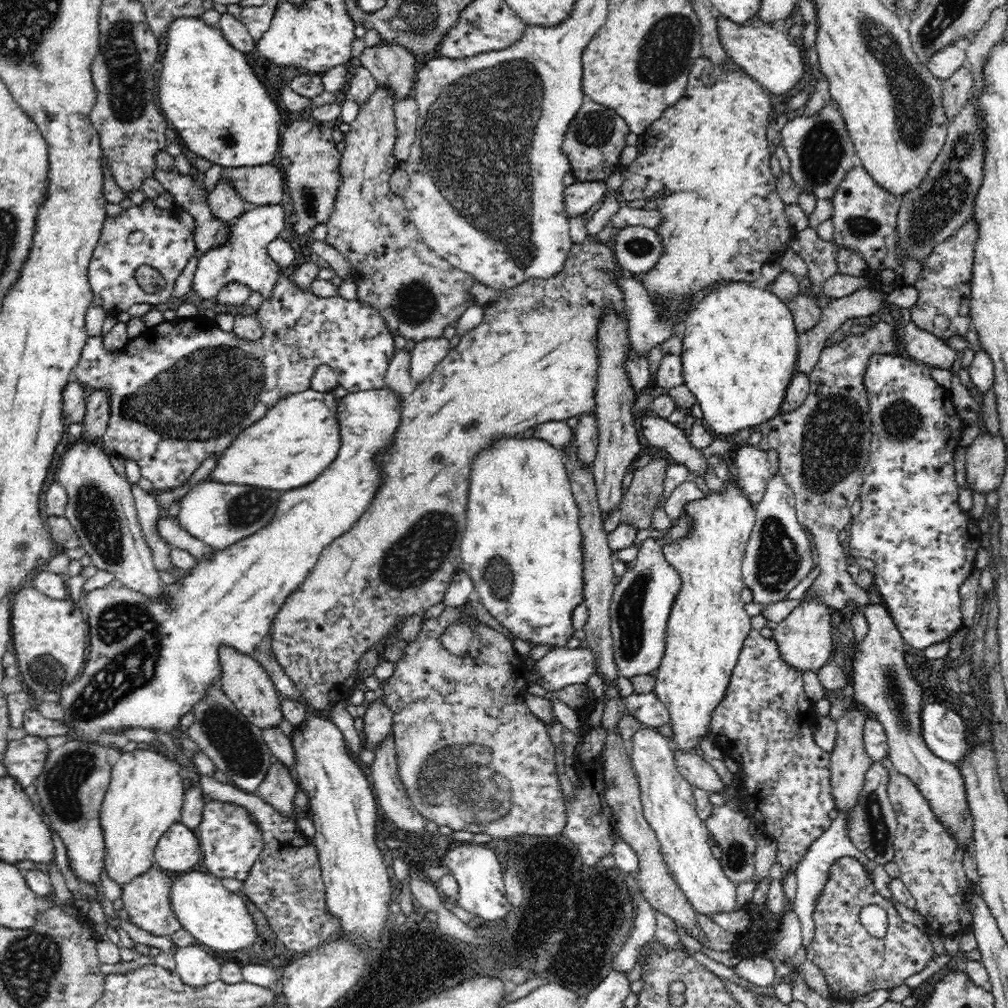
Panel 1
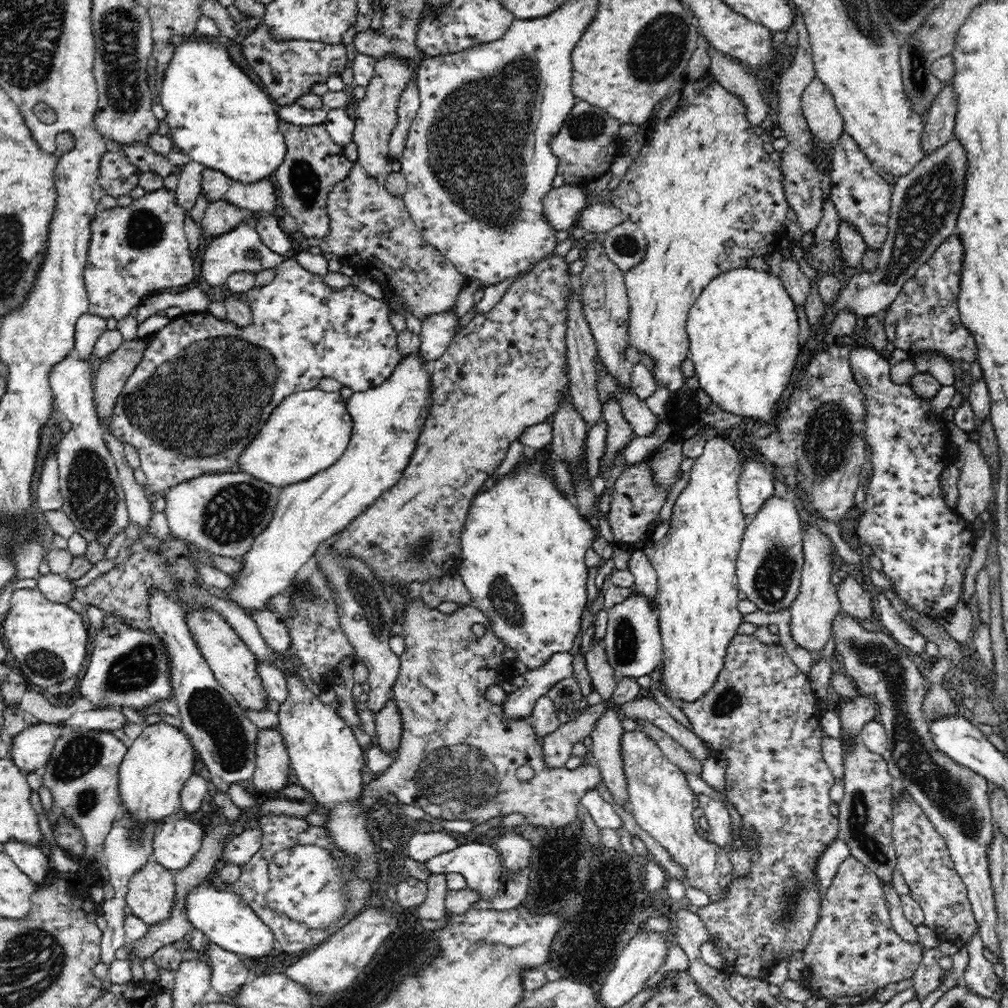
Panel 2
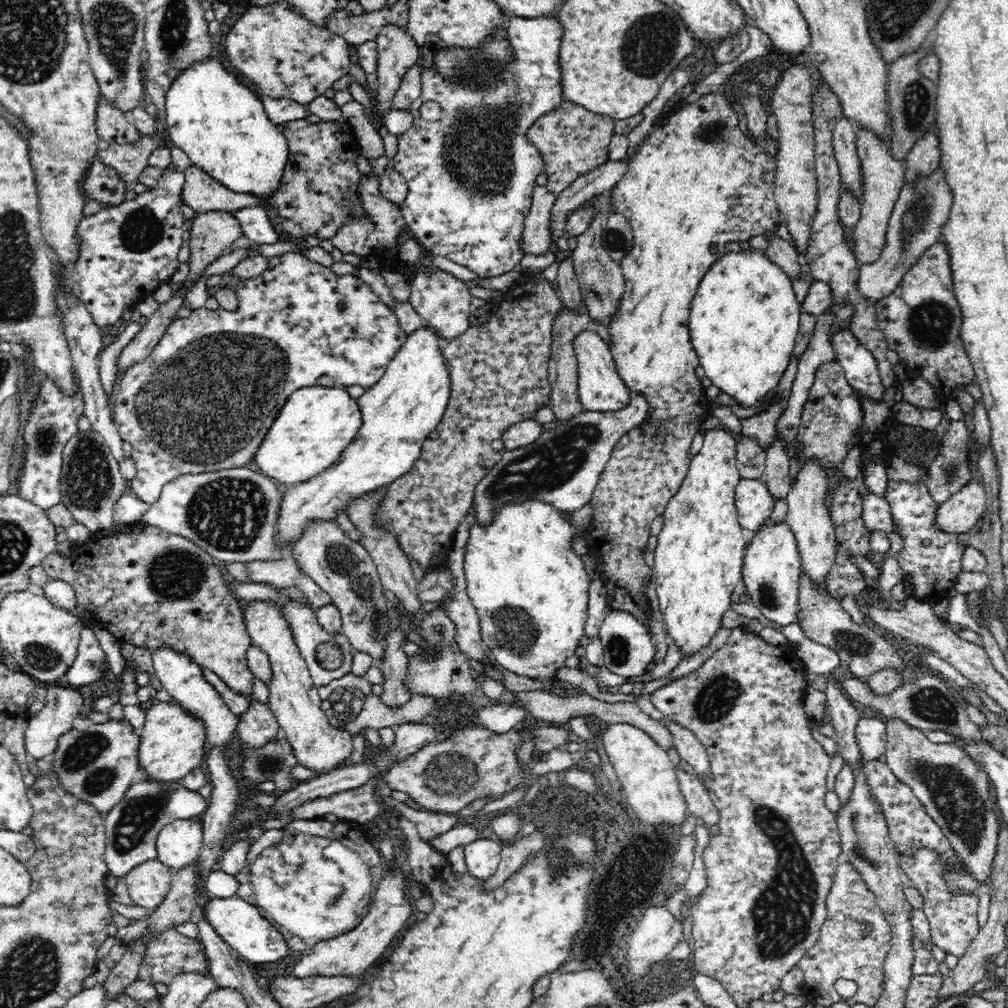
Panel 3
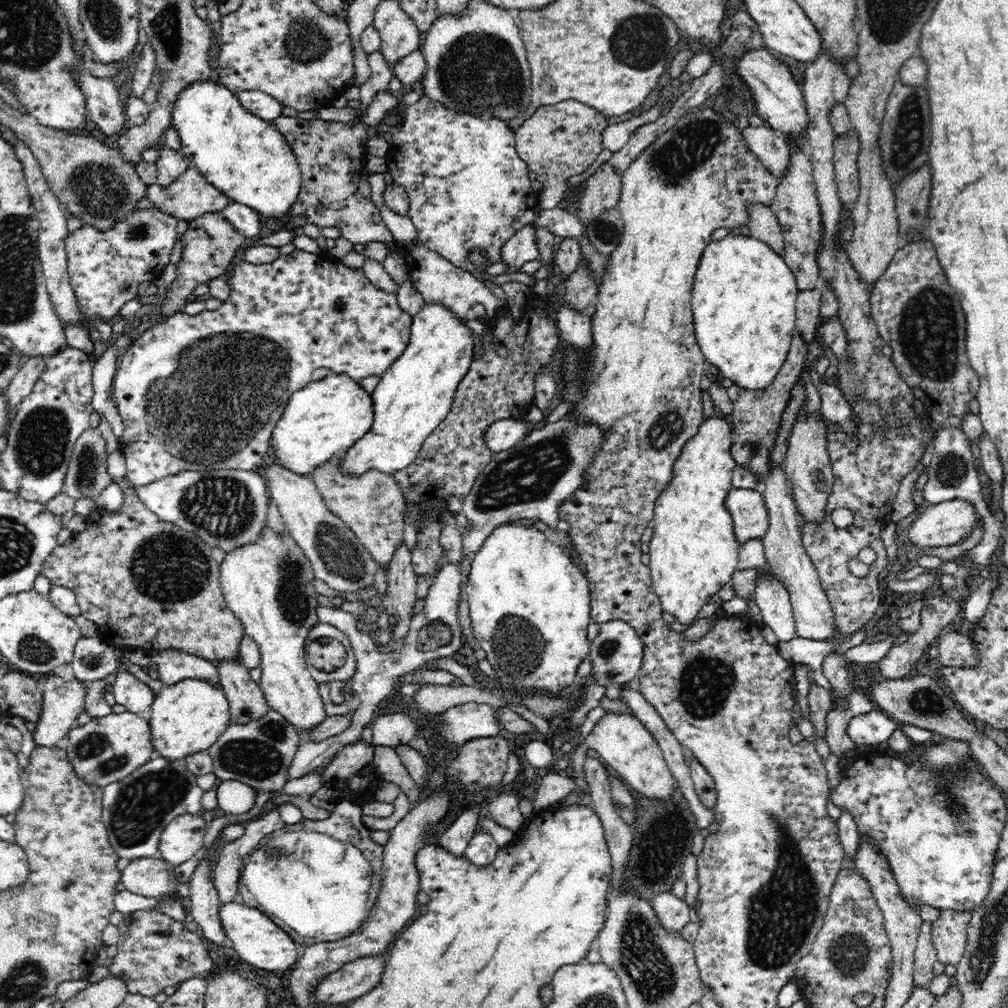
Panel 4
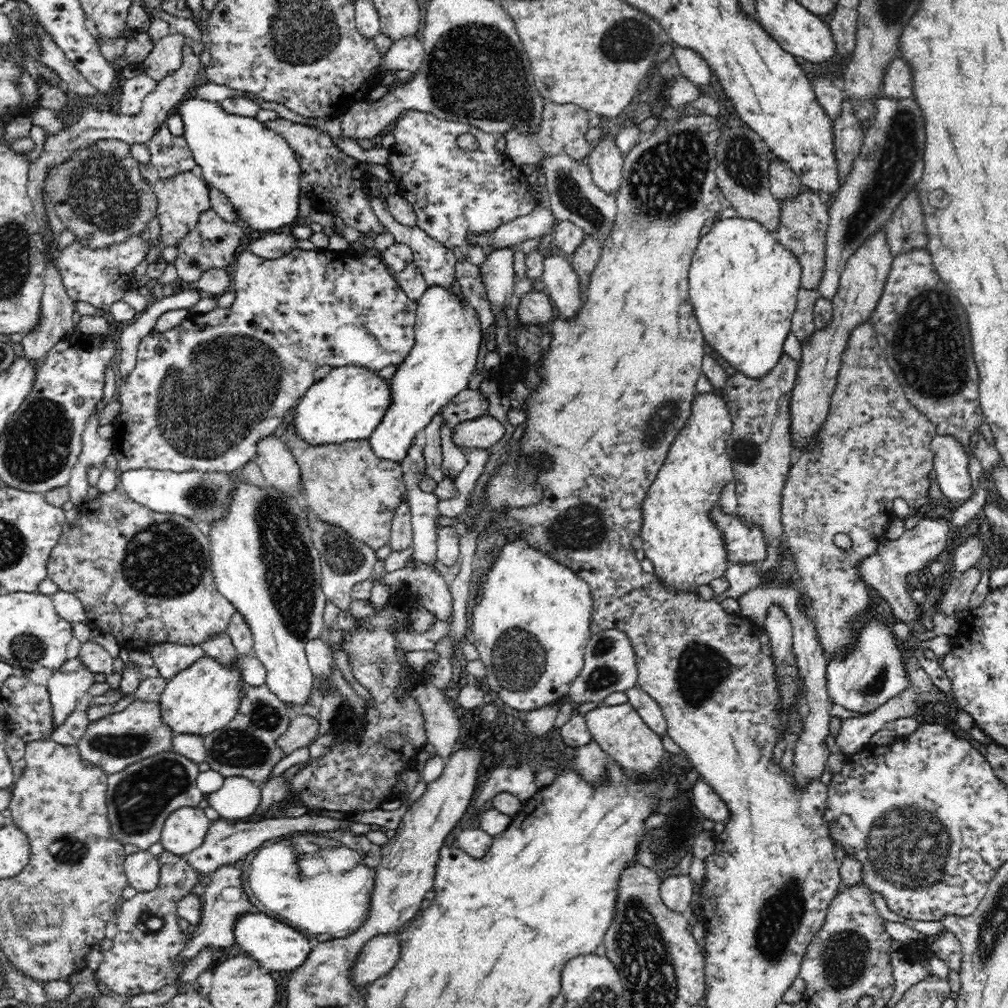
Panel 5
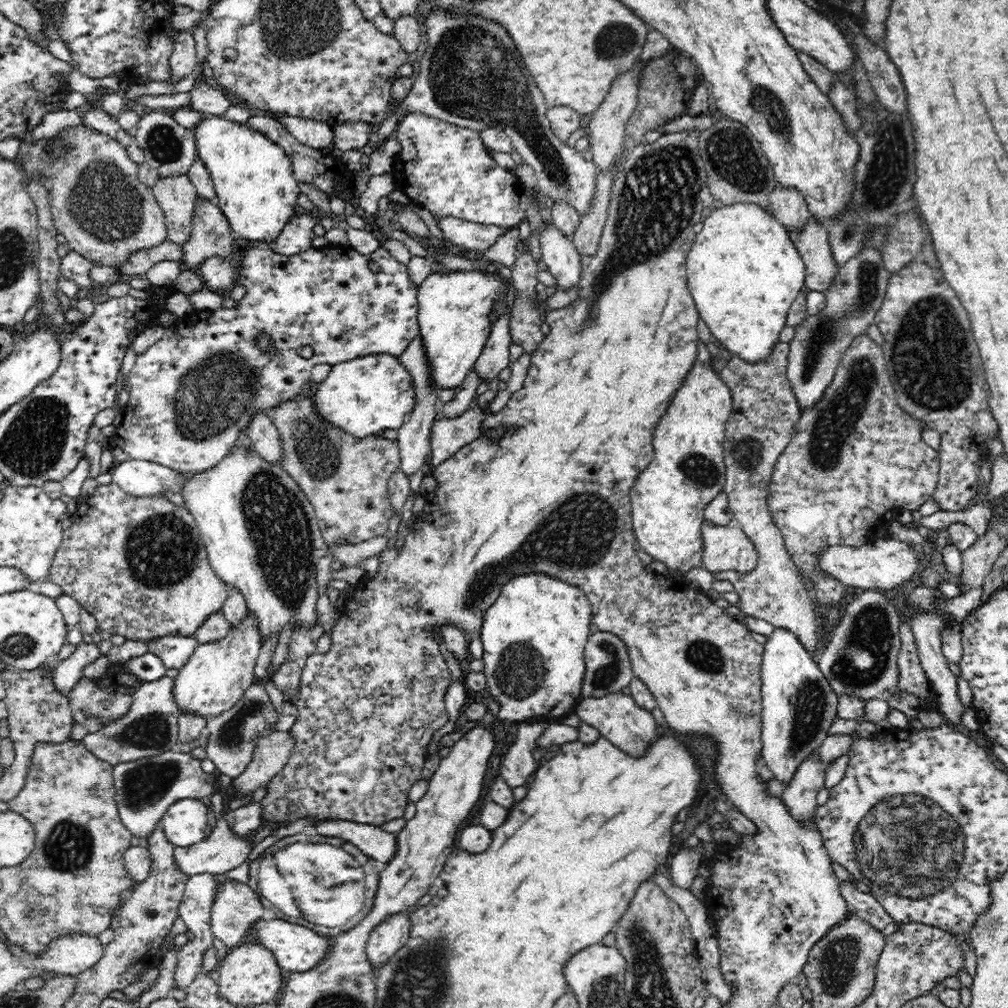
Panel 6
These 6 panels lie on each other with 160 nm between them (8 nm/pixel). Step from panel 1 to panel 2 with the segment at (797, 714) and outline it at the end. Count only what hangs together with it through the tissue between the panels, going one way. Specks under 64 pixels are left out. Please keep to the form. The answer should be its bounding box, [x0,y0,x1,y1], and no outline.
[681,634,839,980]

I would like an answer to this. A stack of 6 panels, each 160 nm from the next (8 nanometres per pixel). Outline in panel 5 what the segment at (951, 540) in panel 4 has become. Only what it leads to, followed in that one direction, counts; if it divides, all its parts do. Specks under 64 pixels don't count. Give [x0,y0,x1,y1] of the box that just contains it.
[856,516,954,632]

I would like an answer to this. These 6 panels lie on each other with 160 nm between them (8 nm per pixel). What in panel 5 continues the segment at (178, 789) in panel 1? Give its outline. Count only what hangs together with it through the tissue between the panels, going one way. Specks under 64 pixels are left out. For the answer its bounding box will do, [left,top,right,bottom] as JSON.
[160,654,244,736]

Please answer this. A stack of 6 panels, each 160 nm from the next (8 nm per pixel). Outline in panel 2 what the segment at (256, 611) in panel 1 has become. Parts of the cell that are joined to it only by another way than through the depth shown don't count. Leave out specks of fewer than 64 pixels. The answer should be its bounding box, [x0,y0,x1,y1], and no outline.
[79,350,432,714]

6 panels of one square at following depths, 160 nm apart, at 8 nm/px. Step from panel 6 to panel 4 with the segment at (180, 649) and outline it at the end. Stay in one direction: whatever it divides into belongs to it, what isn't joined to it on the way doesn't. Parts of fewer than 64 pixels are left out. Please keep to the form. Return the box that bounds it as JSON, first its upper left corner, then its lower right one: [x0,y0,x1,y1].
[152,648,221,686]

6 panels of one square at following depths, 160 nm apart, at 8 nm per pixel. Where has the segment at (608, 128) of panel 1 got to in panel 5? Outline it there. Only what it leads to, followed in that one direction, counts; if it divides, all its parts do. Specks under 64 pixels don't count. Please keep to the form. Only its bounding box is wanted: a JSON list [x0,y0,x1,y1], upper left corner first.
[505,101,593,183]

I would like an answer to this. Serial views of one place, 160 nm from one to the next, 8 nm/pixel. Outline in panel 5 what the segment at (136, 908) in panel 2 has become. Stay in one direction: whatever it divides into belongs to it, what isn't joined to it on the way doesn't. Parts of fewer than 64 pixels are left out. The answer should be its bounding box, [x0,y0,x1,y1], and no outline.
[125,851,160,892]

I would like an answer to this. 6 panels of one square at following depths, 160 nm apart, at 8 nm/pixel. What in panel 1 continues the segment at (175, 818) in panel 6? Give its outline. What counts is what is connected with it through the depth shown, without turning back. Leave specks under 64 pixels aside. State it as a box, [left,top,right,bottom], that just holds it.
[154,822,202,872]

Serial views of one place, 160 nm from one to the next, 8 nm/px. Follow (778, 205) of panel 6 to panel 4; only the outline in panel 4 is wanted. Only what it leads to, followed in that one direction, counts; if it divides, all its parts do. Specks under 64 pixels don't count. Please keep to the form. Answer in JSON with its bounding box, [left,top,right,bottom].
[742,124,790,180]

